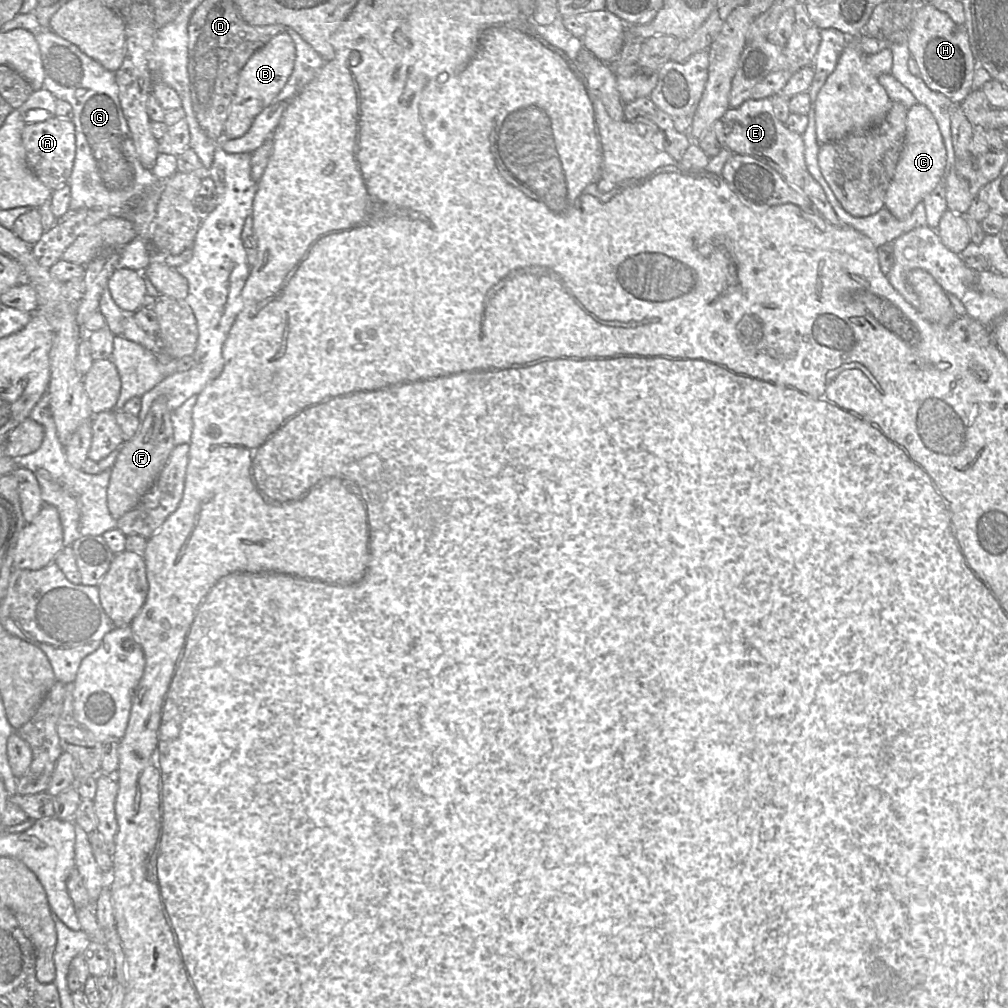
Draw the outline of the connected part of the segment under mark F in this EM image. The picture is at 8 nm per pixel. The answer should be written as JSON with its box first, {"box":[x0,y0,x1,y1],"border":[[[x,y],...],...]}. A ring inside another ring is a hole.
{"box":[107,396,175,519],"border":[[[159,396],[150,407],[146,418],[141,421],[135,436],[121,445],[107,488],[107,506],[114,519],[120,519],[138,504],[166,465],[175,447],[172,411],[174,410],[169,409],[166,397]]]}

